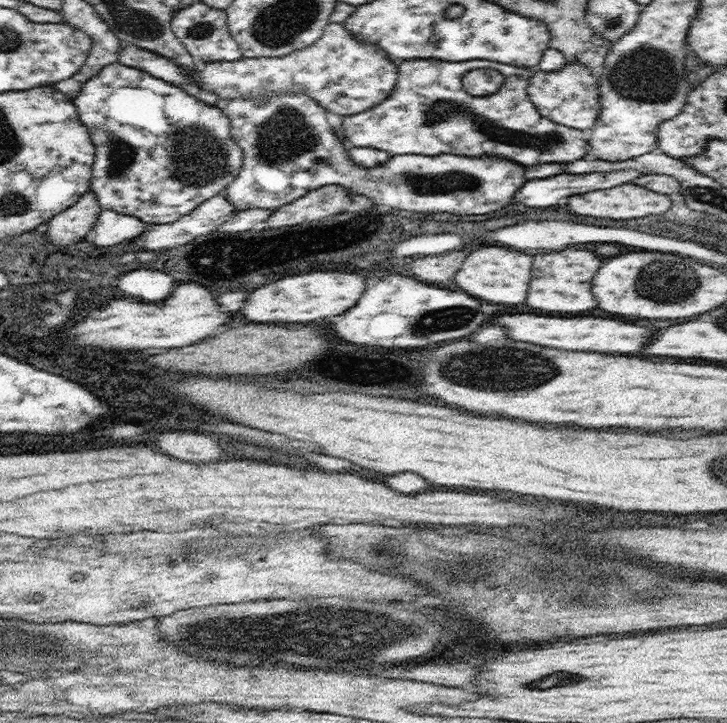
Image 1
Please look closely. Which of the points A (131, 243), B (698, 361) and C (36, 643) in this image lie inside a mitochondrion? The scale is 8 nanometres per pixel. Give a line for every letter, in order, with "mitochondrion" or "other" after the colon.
A: other
B: other
C: mitochondrion

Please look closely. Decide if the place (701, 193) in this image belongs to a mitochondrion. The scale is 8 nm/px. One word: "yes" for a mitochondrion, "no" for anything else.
yes

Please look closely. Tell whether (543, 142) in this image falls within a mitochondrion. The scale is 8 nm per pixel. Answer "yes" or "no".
yes

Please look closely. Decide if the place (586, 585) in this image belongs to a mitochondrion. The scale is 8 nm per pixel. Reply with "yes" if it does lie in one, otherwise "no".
yes

